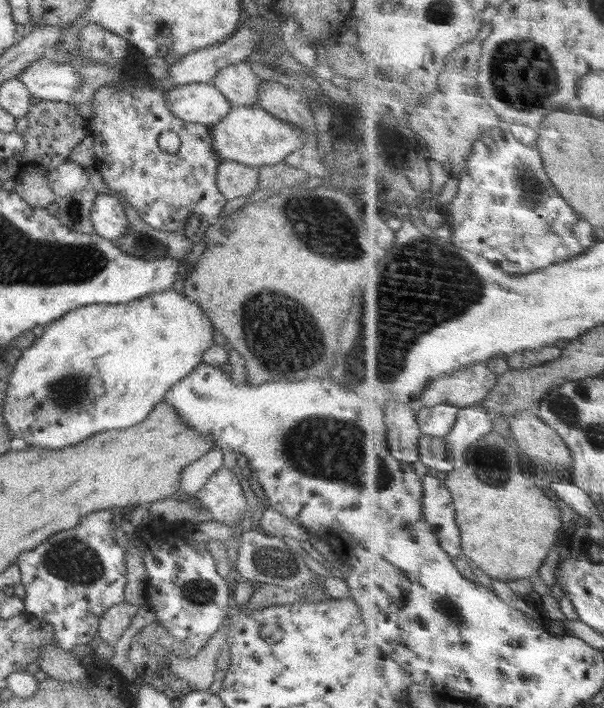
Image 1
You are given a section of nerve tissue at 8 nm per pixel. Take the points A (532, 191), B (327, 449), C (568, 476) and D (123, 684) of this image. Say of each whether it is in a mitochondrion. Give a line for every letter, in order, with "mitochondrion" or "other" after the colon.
A: mitochondrion
B: mitochondrion
C: other
D: other

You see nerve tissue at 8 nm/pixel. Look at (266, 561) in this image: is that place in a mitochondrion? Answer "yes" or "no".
yes

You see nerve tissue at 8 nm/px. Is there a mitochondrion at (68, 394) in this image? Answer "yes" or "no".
yes

